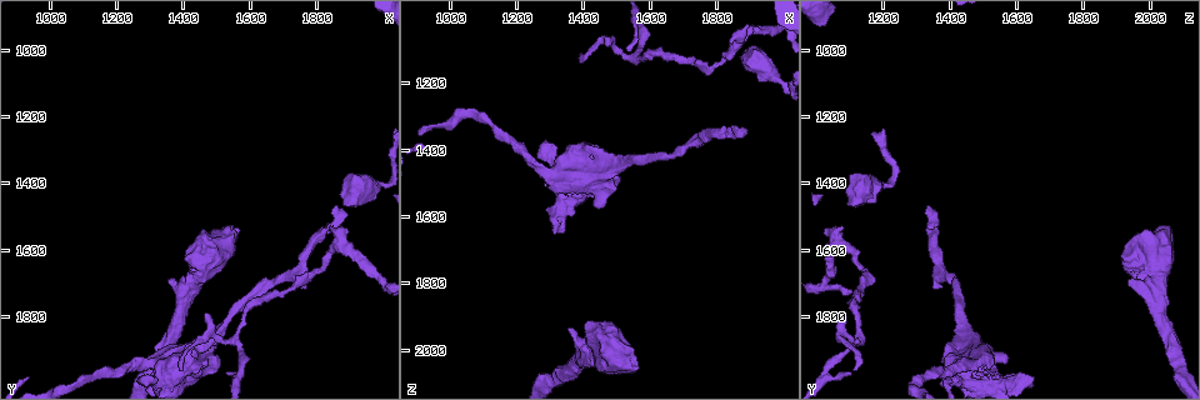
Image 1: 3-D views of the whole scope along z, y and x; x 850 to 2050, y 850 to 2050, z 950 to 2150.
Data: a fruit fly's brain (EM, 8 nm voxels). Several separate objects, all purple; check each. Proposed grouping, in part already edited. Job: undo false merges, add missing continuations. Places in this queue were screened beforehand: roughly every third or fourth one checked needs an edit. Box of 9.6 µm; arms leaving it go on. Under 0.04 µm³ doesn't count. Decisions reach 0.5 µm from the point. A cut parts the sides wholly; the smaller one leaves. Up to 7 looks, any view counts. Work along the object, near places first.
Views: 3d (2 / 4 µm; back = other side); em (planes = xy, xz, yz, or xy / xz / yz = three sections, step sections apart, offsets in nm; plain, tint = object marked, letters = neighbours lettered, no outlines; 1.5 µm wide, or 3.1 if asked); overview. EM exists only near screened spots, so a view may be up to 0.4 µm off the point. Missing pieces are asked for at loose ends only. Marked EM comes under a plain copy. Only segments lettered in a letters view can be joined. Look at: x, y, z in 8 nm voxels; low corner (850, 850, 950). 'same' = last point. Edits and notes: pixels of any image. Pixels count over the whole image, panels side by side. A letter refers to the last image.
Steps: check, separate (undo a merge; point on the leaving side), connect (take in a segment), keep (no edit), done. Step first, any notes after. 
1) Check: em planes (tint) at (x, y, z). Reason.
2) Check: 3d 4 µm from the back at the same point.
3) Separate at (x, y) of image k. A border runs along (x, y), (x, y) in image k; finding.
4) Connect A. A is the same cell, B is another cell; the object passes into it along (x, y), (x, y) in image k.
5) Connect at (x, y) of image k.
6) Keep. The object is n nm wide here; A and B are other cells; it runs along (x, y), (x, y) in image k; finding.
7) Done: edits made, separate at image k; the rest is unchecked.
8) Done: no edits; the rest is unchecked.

Check: 3d 4 µm at (1390, 1960, 1110). An open end.

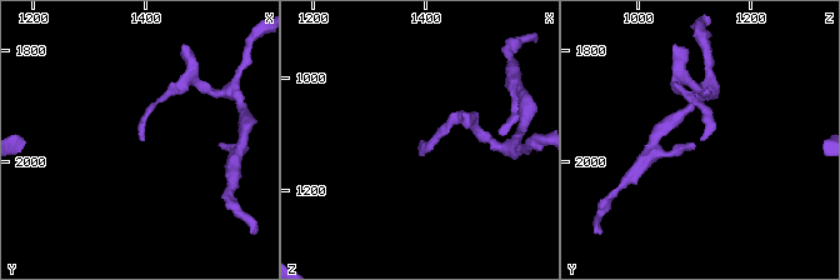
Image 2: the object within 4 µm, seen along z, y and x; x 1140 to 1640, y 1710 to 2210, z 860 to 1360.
Check: em planes (letters) at (1395, 1965, 1115). Shape alone is not enough.

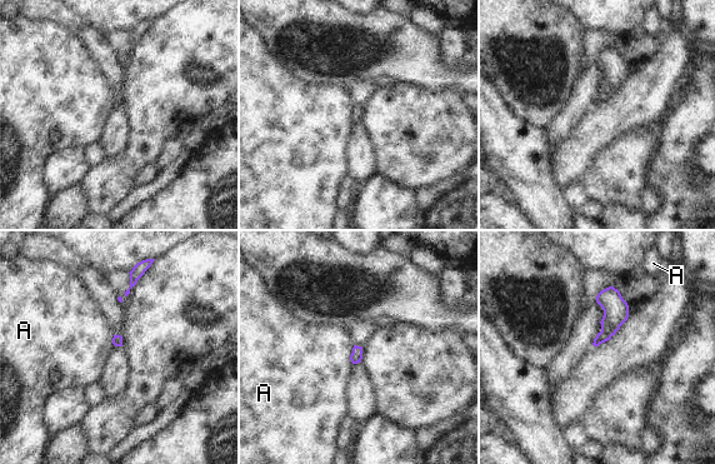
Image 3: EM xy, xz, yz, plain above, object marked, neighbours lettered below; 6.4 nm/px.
Keep. A is another cell; no lettered segment goes on from it.

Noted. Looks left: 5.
Check: em planes (letters) at (1760, 1710, 1380).

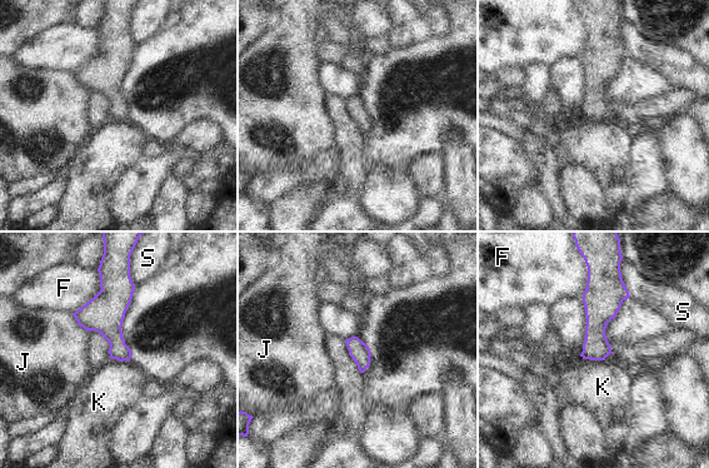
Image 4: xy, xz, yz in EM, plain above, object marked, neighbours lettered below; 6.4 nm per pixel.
Keep. F, J, K and S are other cells; none of them fits.

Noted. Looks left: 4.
Check: em yz step 8 (tint) at (1110, 1980, 1320). Narrows sharply.

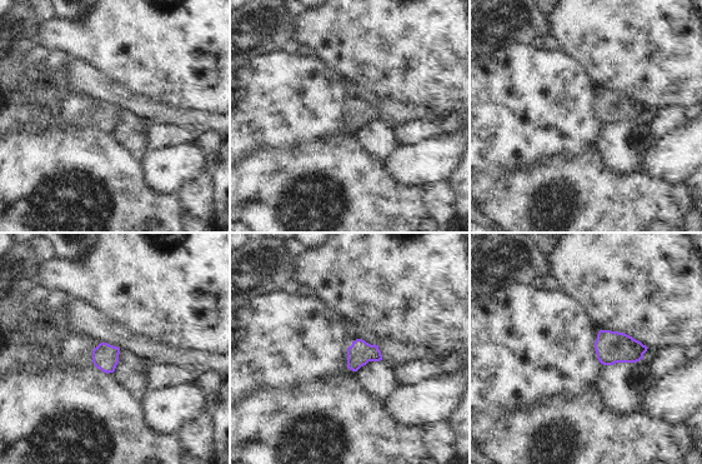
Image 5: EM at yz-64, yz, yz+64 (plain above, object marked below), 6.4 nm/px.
Check: em planes (letters) at the same point.

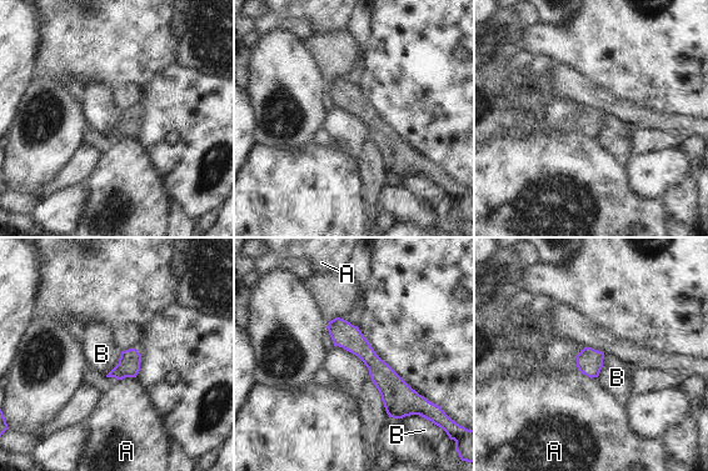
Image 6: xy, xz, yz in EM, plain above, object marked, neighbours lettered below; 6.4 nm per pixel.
Keep. The object is 140 nm wide here; A and B are other cells; a border runs along (334, 345), (354, 354), (369, 374) in image 6; one cell here.

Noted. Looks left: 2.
Done: no edits; the rest is unchecked.

